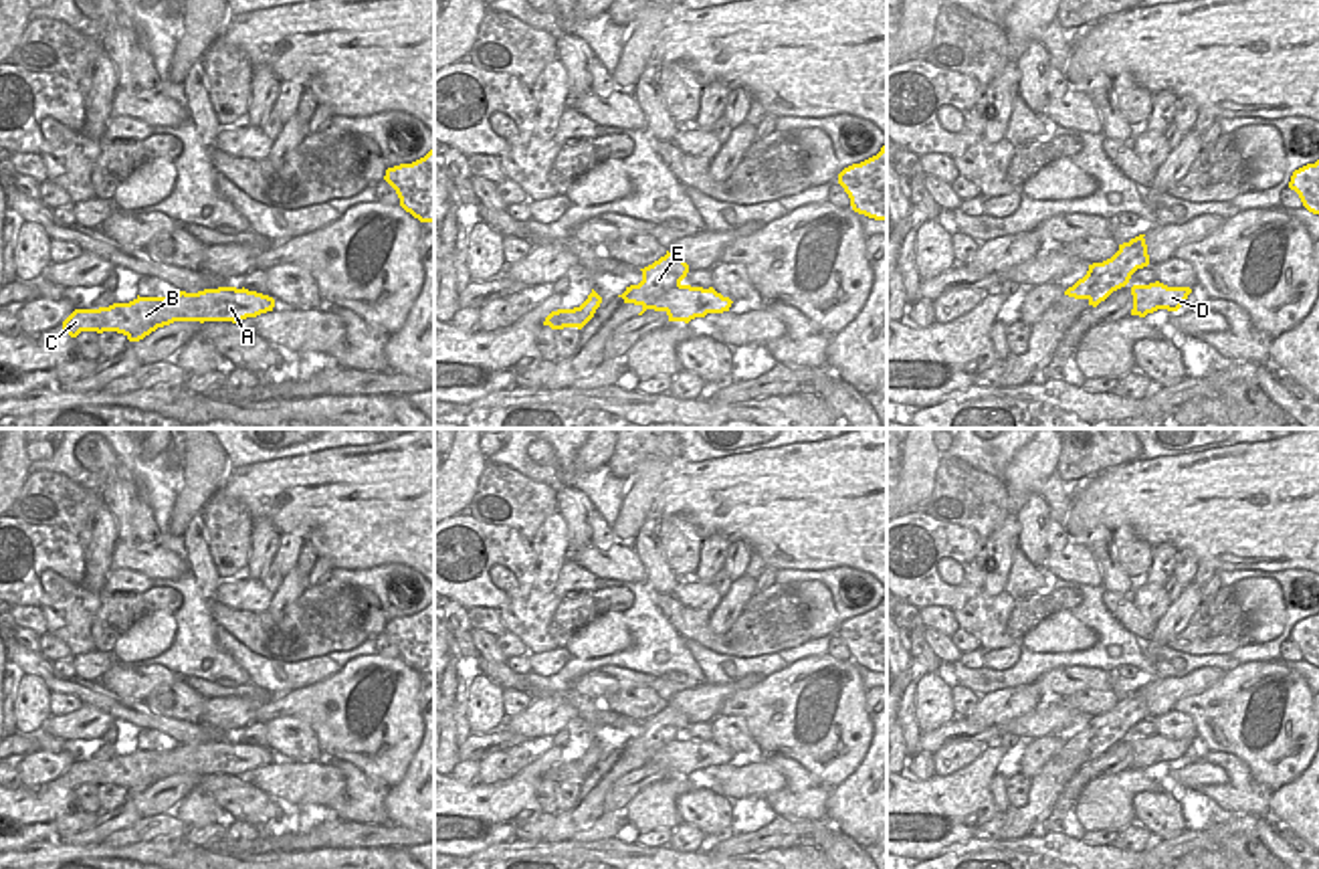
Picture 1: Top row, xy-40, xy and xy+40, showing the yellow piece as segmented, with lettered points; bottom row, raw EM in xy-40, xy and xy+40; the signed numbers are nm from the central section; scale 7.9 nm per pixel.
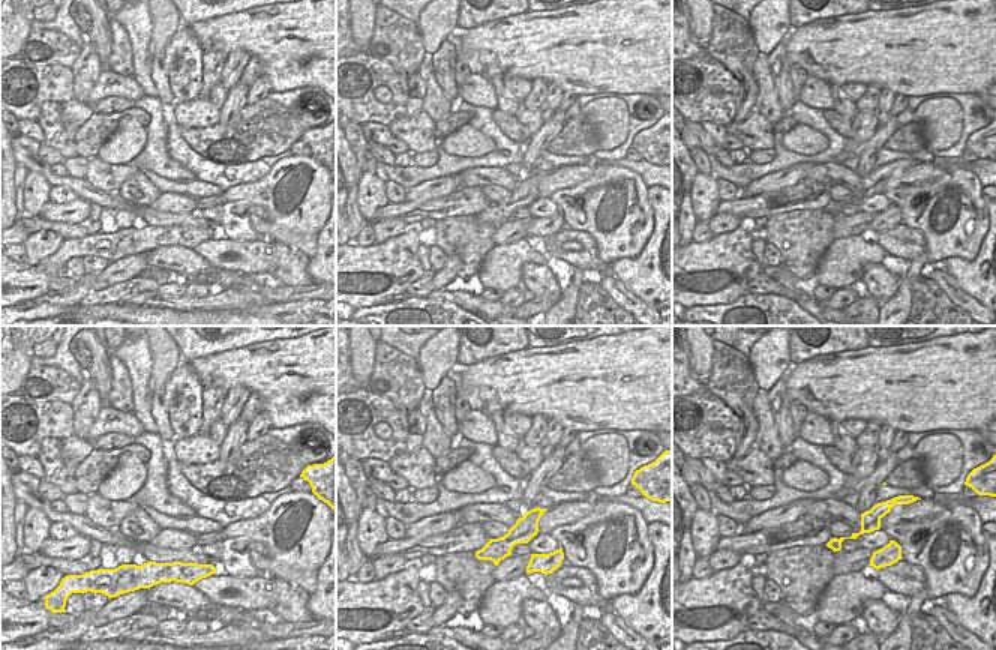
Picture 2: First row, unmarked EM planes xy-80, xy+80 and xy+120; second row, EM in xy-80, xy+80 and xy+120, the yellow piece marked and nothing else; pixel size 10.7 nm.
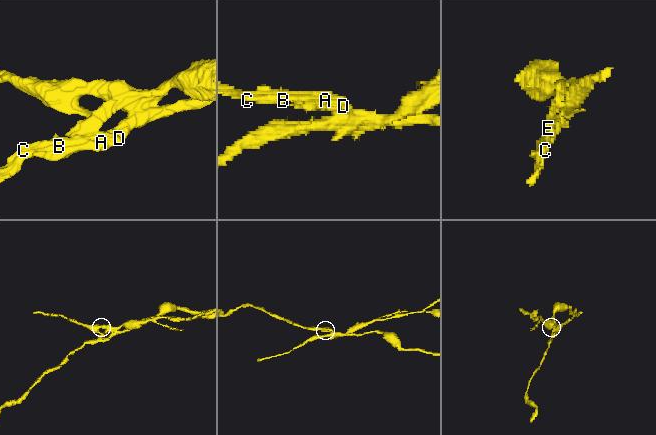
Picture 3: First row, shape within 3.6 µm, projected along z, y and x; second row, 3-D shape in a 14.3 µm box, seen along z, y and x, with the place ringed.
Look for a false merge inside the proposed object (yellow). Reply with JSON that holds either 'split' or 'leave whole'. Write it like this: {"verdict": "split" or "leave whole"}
{"verdict": "split"}

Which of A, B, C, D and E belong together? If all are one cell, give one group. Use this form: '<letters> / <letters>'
A B C D / E

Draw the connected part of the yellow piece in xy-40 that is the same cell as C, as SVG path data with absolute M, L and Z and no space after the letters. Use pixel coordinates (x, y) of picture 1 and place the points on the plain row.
M218 740L204 750L178 746L176 750L135 750L99 762L75 762L63 774L63 786L77 790L81 784L117 784L129 794L139 794L158 780L174 774L232 774L273 764L275 752L257 744Z

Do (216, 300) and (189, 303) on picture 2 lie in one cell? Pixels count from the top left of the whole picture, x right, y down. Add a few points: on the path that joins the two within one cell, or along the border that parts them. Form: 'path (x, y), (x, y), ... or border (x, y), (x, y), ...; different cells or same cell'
path (210, 302), (195, 303); same cell

